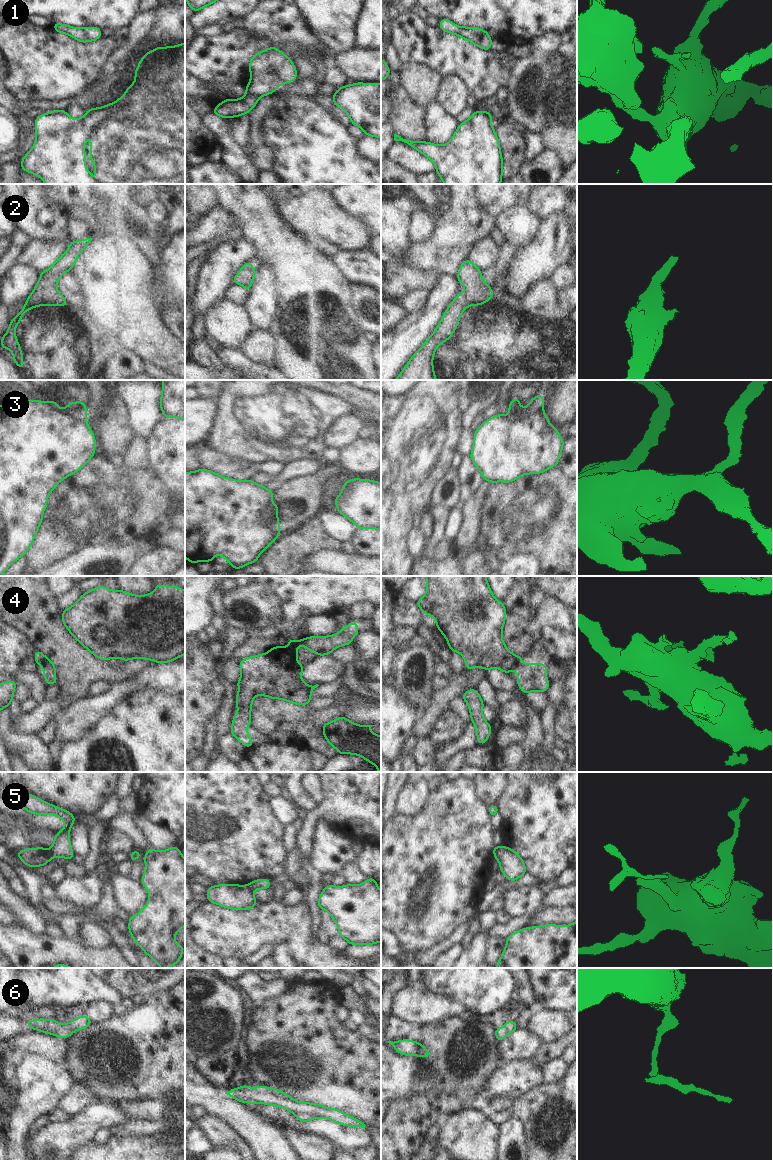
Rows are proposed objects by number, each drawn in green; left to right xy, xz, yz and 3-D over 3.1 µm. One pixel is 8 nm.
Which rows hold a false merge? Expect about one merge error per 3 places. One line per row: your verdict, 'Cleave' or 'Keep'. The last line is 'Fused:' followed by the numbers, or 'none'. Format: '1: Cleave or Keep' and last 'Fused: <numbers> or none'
1: Keep
2: Keep
3: Keep
4: Keep
5: Cleave
6: Keep
Fused: 5

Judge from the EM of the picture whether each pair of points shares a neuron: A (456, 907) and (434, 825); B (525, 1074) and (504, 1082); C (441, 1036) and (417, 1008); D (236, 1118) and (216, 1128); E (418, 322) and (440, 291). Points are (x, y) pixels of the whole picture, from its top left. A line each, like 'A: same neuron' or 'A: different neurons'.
A: same neuron
B: same neuron
C: different neurons
D: different neurons
E: same neuron

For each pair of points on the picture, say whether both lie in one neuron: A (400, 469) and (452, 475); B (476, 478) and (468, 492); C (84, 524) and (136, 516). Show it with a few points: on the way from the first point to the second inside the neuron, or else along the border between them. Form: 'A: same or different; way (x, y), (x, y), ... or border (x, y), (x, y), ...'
A: different; border (452, 468), (437, 482), (432, 493)
B: same; way (474, 481), (468, 489)
C: same; way (97, 512), (123, 511)

